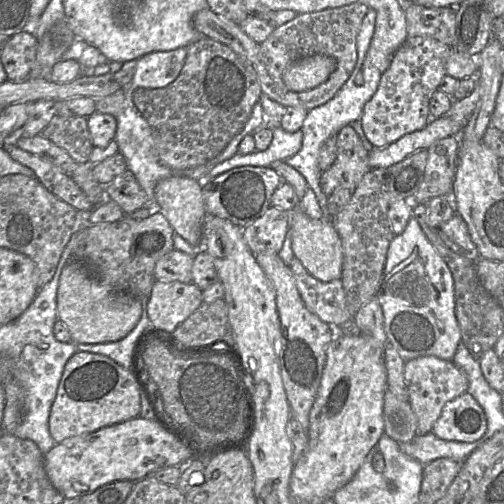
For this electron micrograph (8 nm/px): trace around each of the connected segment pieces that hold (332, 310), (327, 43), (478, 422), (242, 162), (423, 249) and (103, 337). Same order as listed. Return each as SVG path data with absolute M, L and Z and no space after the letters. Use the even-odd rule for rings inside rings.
M296 257L291 261L290 269L306 308L334 328L348 327L353 317L347 309L342 281L316 279Z
M354 2L340 7L329 8L315 12L298 13L292 20L280 26L276 26L268 38L264 42L260 43L258 57L254 63L254 69L257 72L258 79L262 88L262 93L272 100L285 106L286 108L301 107L307 111L321 106L331 100L348 80L356 65L357 35L363 18L367 14L368 10L369 7L366 4ZM316 54L328 55L335 59L336 68L331 73L329 78L319 86L305 92L294 92L288 89L283 80L283 73L287 66L297 60Z
M467 392L447 402L432 432L444 441L475 442L487 430L487 420L483 409Z
M267 119L264 126L273 129L273 140L265 151L254 151L251 154L237 153L230 159L217 164L209 172L211 179L242 166L270 167L274 162L285 161L296 155L302 148L303 132L290 133L280 126L281 119Z
M413 217L404 232L394 236L390 243L376 297L383 311L387 344L398 352L404 362L425 356L453 361L462 341L455 316L453 277Z
M72 259L64 266L57 291L57 316L67 326L75 344L118 341L132 331L141 315L139 298L114 291L90 275L81 261Z

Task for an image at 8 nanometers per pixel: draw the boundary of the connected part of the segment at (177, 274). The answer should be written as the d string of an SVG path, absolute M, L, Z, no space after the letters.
M173 249L156 262L155 278L163 282L191 283L193 262L193 256Z

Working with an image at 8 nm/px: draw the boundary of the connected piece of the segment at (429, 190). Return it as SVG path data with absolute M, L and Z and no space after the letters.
M459 136L438 140L428 148L424 178L412 199L415 204L452 193L458 156Z

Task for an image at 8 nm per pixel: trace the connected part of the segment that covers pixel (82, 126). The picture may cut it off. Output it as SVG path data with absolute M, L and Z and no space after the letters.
M55 116L40 135L64 149L78 164L90 162L94 146L87 117Z

